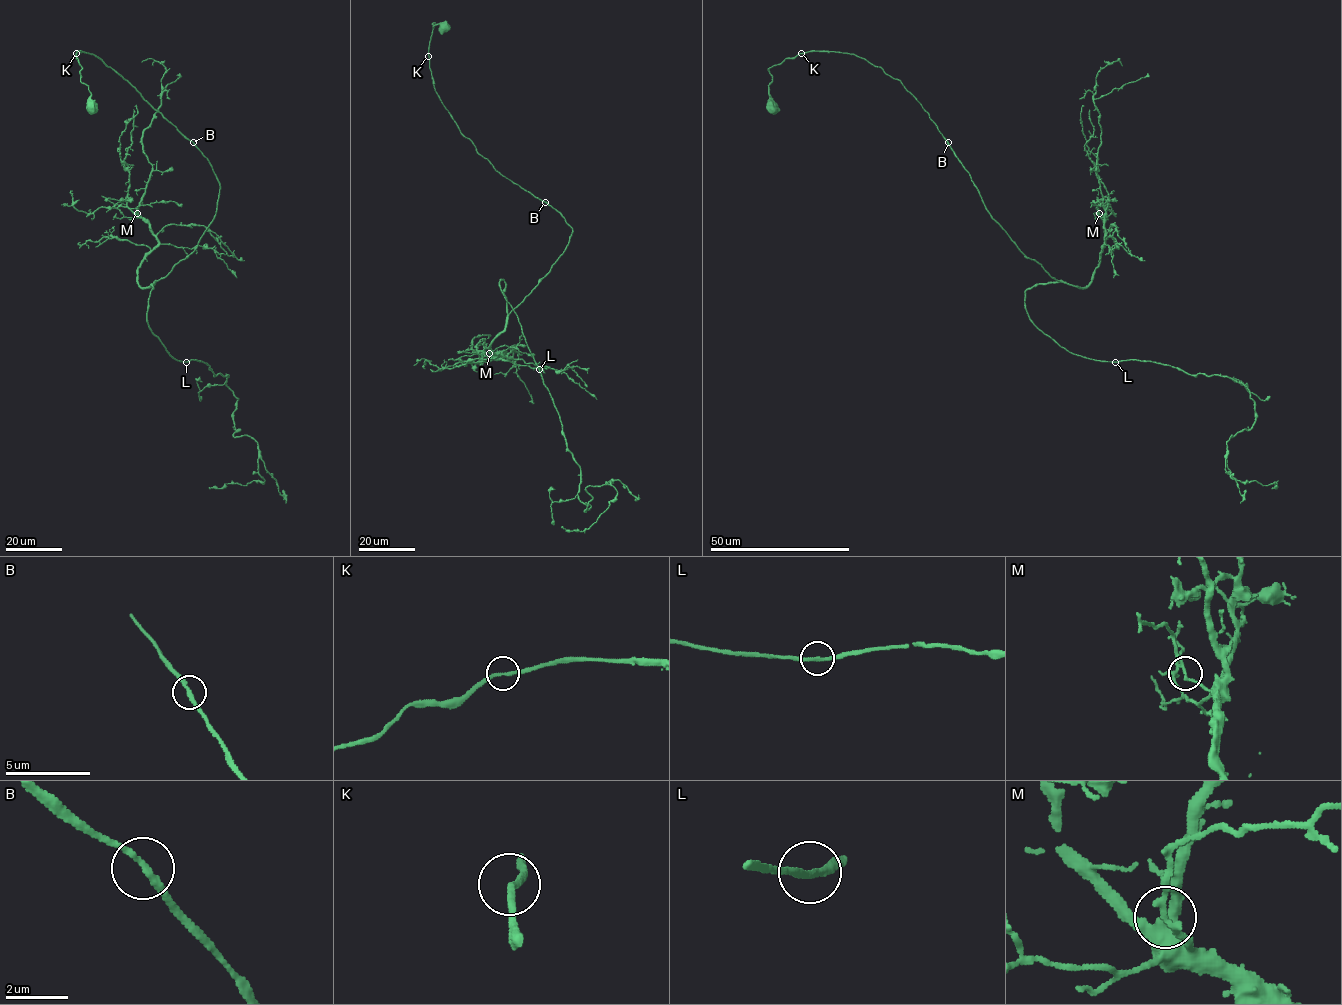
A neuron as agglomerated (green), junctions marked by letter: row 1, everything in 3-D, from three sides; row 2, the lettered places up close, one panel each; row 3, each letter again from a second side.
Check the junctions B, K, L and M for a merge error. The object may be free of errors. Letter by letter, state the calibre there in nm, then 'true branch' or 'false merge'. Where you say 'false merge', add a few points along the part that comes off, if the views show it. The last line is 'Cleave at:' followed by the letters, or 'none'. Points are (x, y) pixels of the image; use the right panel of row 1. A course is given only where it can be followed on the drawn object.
B: calibre 220 nm; true branch
K: calibre 200 nm; true branch
L: calibre 200 nm; true branch
M: calibre 180 nm; true branch
Cleave at: none

